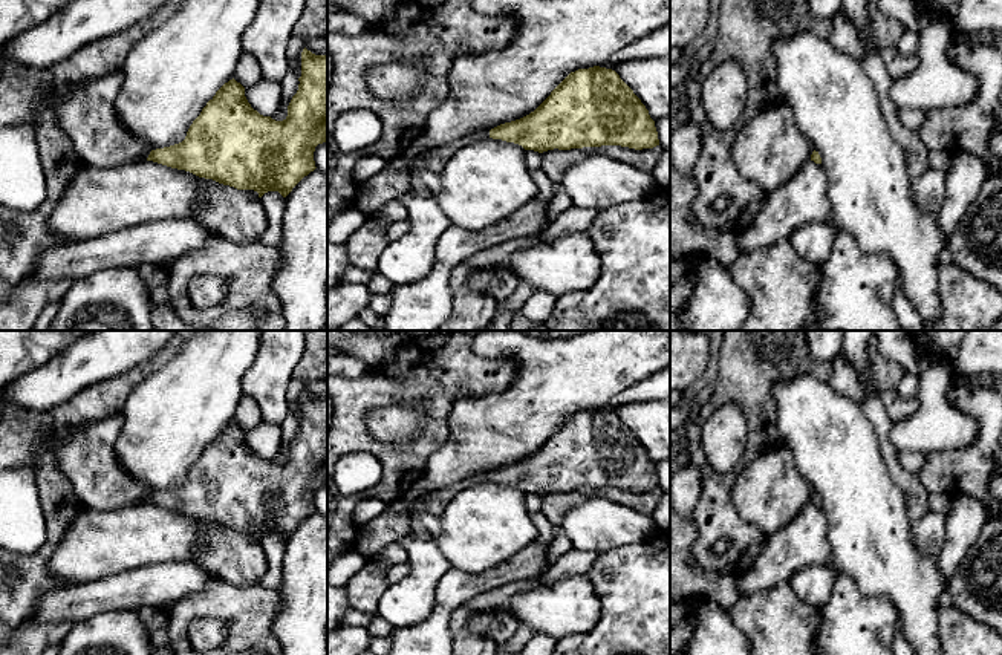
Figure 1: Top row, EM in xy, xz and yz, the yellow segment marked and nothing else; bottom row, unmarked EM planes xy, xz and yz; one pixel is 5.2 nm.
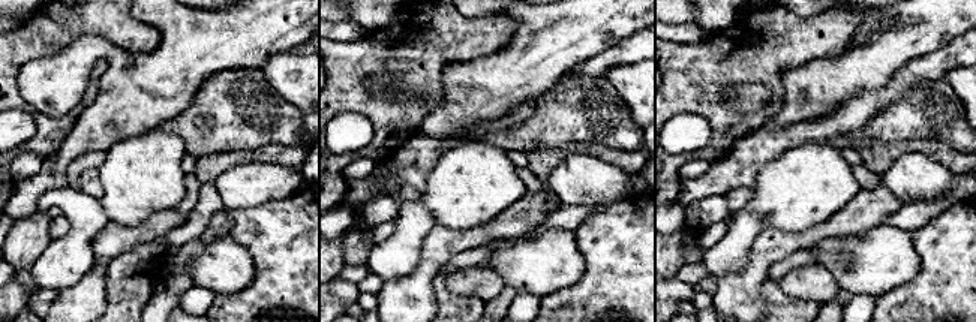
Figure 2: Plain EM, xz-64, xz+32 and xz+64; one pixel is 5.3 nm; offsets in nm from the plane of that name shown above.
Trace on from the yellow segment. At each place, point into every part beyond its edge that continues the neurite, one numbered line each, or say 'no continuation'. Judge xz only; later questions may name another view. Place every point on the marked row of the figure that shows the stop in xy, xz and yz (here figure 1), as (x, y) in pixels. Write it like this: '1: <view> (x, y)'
1: xz (445, 152)

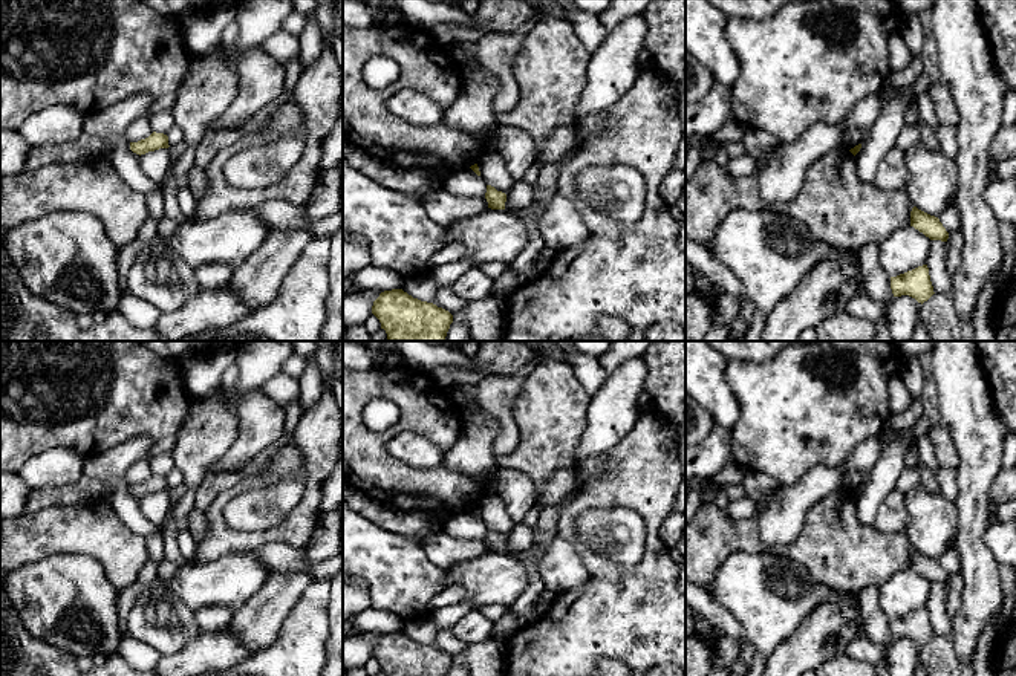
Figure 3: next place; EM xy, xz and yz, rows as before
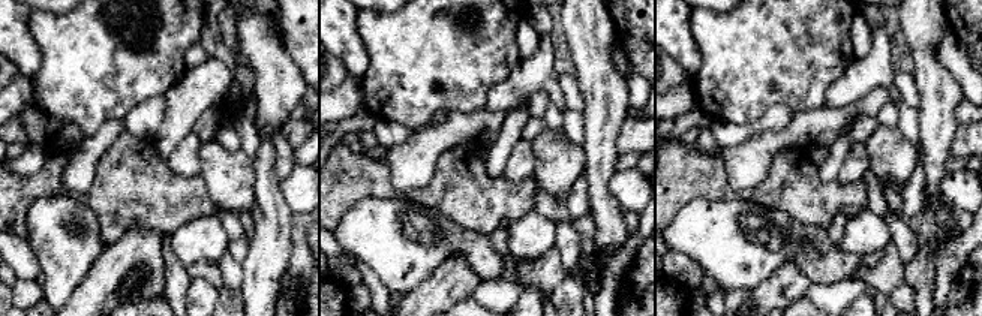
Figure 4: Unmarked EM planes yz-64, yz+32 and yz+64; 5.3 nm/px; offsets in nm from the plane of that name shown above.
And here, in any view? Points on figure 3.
no continuation

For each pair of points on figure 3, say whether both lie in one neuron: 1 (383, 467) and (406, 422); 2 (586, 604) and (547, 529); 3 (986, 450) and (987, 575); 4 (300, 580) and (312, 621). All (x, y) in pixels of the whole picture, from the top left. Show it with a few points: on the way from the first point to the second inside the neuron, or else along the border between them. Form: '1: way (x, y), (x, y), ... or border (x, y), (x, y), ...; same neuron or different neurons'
1: way (383, 454), (383, 441), (394, 430); same neuron
2: border (569, 500), (559, 513), (556, 534); different neurons
3: way (975, 480), (973, 545); same neuron
4: border (314, 580), (283, 621); different neurons

